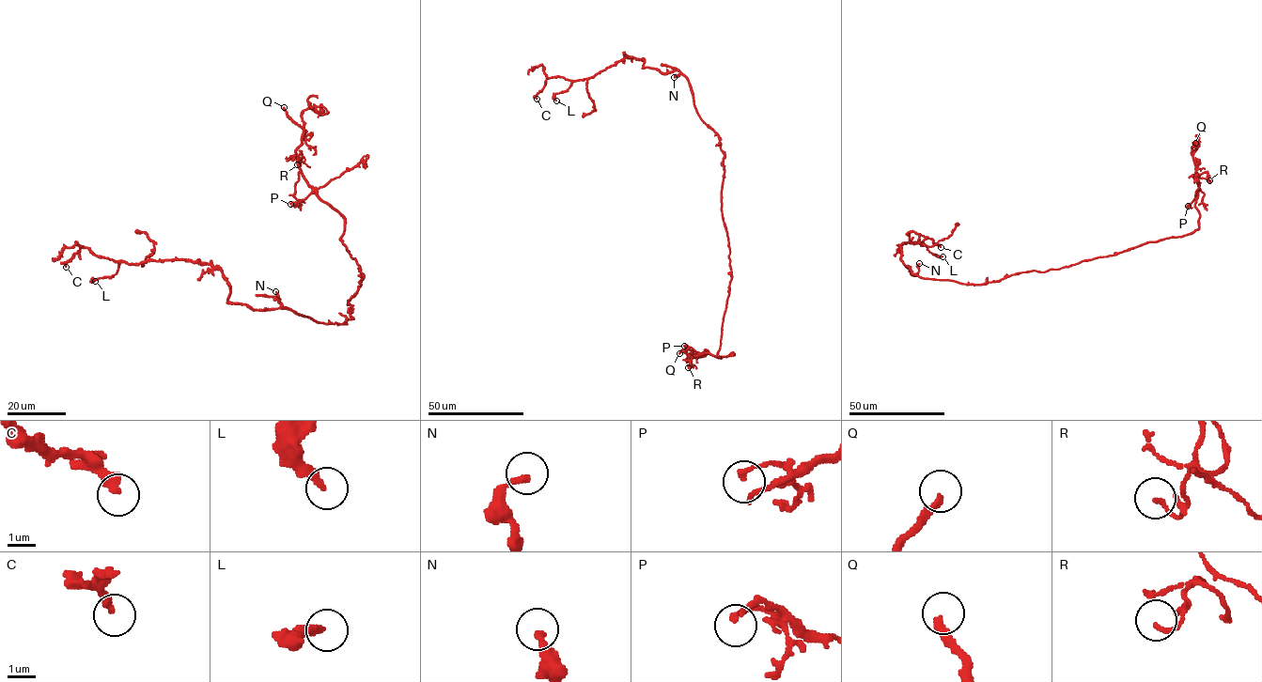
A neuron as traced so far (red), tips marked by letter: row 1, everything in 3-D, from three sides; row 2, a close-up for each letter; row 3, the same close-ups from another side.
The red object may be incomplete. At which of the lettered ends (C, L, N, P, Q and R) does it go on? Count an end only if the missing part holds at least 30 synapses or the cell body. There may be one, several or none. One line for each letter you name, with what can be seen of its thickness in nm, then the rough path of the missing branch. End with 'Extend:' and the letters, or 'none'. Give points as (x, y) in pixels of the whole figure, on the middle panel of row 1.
Q: 240 nm thick; missing branch runs (679, 353), (686, 362), (686, 356), (677, 348), (690, 339)
Extend: Q

